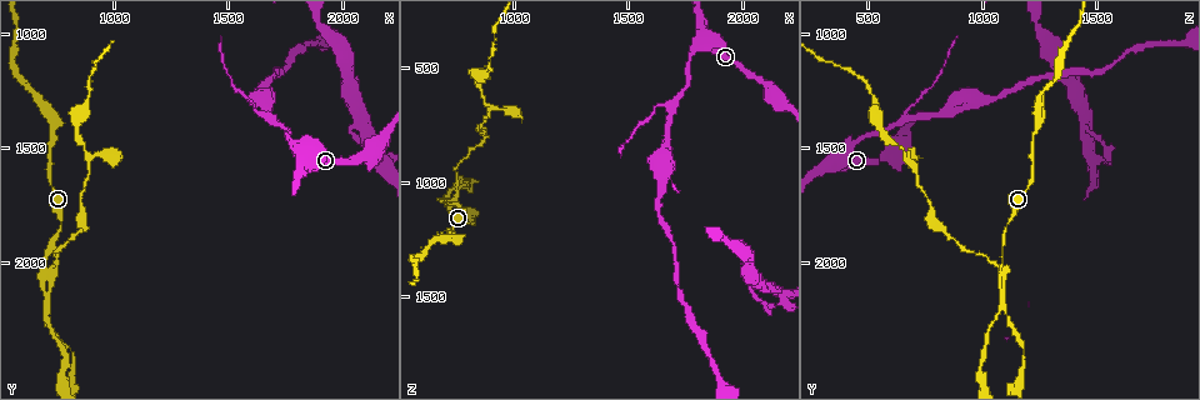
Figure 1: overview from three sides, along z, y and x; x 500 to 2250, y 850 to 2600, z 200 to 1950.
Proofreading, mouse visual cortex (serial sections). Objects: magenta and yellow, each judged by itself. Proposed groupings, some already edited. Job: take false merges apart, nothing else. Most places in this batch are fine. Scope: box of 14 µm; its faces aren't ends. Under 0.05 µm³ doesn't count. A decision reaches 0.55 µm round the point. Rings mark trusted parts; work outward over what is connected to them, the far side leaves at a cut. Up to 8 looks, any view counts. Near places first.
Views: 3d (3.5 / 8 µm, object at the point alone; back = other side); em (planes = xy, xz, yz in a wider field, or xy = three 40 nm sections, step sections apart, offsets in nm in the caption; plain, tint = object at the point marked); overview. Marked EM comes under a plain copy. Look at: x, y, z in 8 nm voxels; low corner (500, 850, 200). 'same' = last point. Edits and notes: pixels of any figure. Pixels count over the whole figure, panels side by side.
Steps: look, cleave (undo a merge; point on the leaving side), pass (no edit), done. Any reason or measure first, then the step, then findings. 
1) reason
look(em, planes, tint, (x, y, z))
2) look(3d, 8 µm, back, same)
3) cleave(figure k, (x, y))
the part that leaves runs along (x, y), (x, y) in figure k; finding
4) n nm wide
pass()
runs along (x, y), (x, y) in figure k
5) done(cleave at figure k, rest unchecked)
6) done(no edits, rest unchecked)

abrupt turn
look(3d, 3.5 µm, (1820, 1510, 380))

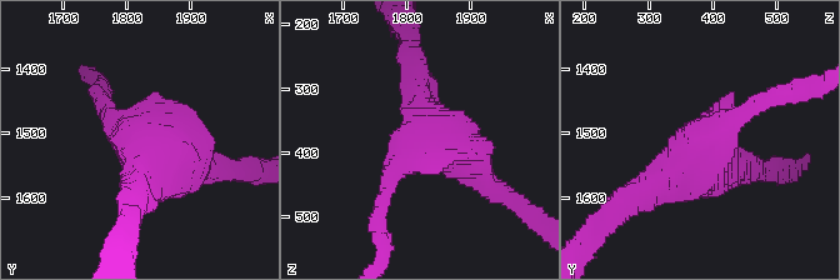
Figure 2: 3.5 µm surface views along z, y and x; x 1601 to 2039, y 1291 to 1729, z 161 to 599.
look(em, xy, step 5, tint, (1815, 1510, 390))

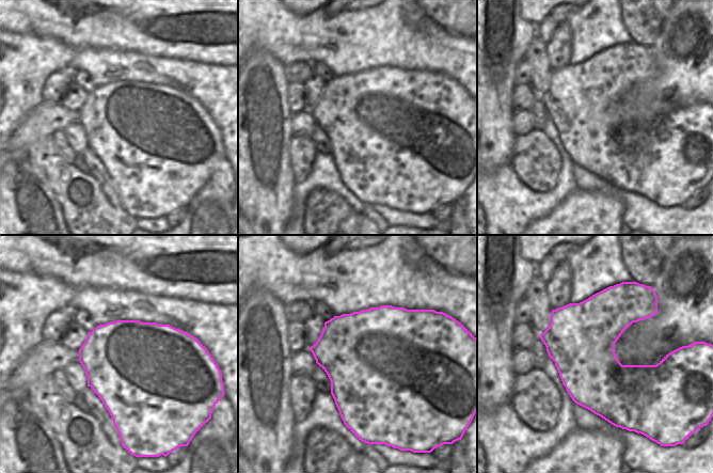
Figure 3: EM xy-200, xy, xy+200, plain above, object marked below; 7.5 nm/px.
pass()
runs along (206, 169), (169, 169), (106, 115) in figure 2; one cell here

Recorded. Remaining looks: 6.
three-way junction
look(3d, 8 µm, back, (1680, 1370, 670))

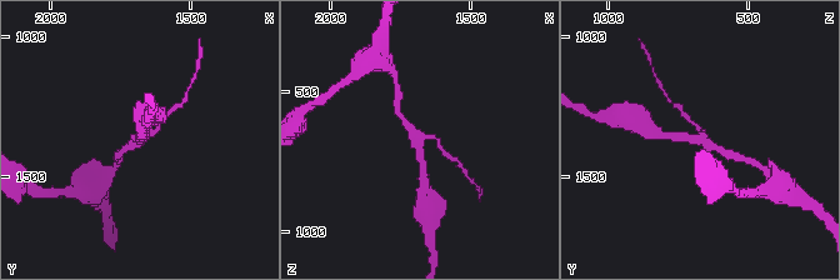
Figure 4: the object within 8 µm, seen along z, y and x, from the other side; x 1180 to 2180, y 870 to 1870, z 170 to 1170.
3 arms; arms of 150, 200, 250 nm; shape alone is not enough
look(em, xy, step 2, tint, (1690, 1360, 680))

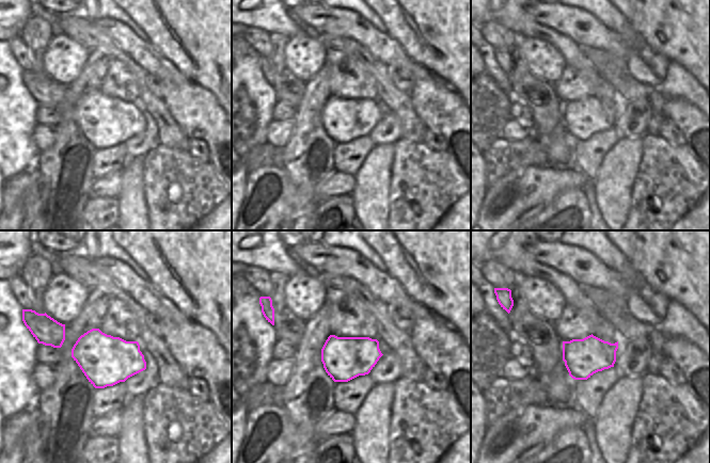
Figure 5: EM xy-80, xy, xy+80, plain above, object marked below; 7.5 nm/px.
pass()
runs along (398, 114), (418, 139), (423, 174) in figure 4; one cell here

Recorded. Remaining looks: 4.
three-way junction
look(em, xy, step 2, tint, (710, 2050, 1100))

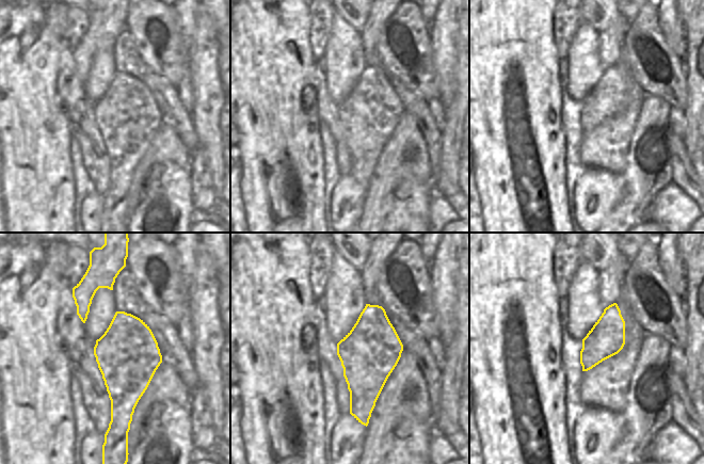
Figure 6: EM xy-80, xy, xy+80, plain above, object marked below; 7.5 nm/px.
see where the arms go
look(3d, 3.5 µm, same)

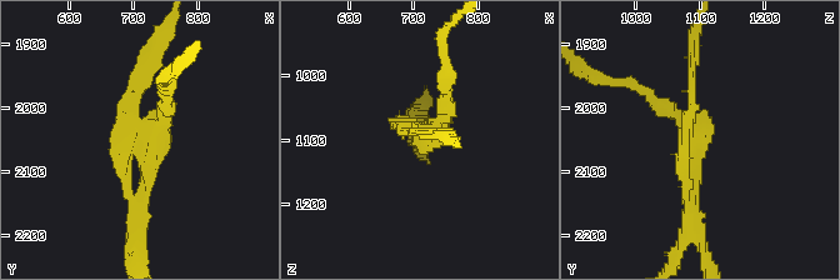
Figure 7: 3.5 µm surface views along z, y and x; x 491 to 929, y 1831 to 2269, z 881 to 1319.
cleave(figure 7, (171, 109))
the part that leaves runs along (141, 134), (164, 119), (164, 80) in figure 7; two cells meet here

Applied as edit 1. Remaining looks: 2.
done(cleave at figure 7, rest unchecked)

